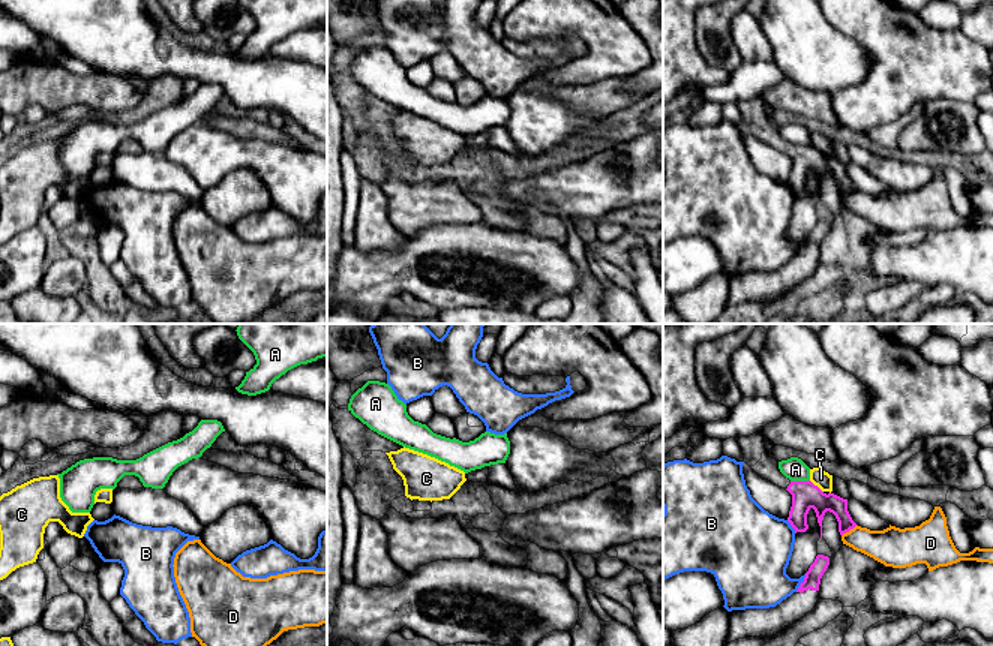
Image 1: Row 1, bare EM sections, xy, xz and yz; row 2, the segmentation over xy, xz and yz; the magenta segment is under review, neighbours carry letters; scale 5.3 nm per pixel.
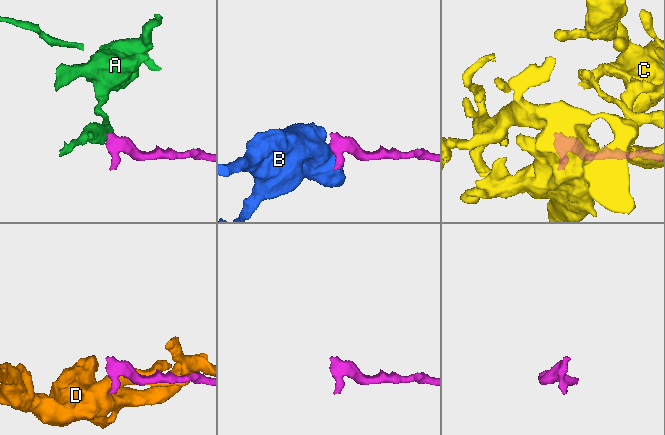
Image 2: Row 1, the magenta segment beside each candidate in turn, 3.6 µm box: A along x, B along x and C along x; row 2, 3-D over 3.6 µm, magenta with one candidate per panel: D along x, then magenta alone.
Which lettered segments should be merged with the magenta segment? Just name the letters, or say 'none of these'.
none of these

